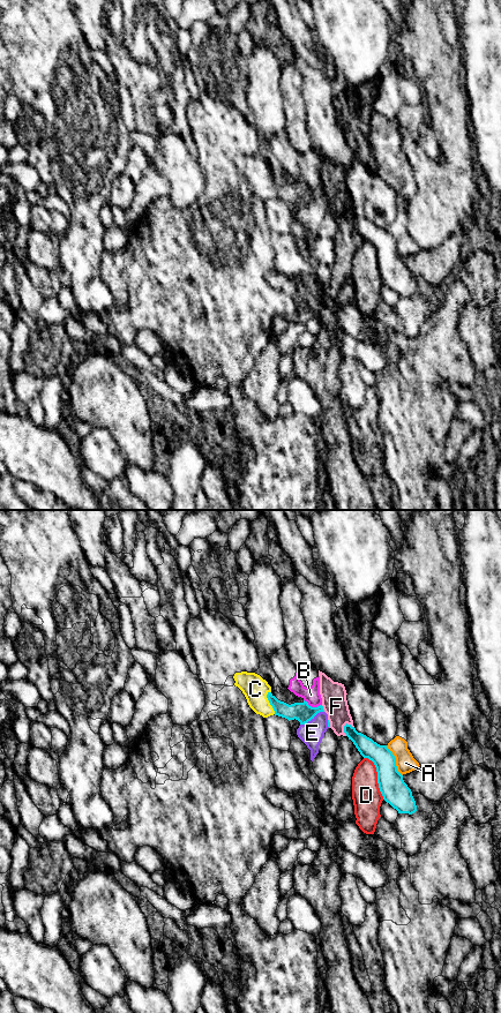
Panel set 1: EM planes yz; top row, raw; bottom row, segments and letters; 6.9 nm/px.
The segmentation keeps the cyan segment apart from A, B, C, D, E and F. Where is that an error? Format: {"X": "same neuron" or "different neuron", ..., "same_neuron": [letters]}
{"A": "different neuron", "B": "different neuron", "C": "same neuron", "D": "different neuron", "E": "different neuron", "F": "different neuron", "same_neuron": ["C"]}

